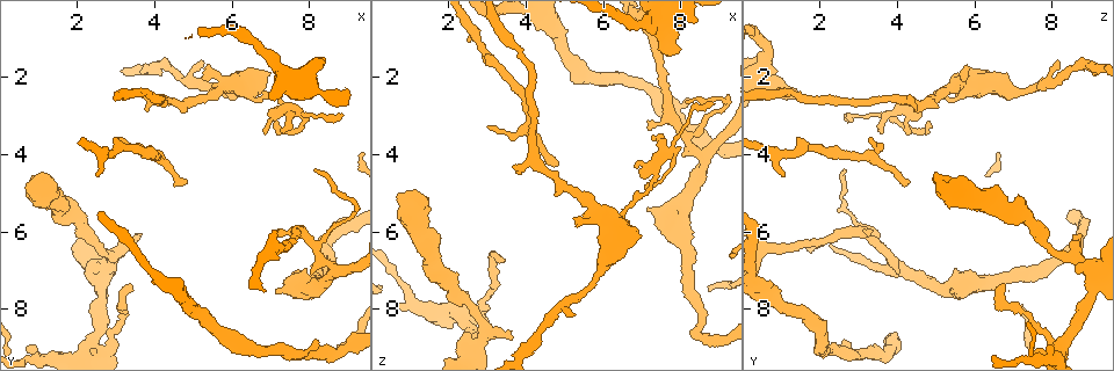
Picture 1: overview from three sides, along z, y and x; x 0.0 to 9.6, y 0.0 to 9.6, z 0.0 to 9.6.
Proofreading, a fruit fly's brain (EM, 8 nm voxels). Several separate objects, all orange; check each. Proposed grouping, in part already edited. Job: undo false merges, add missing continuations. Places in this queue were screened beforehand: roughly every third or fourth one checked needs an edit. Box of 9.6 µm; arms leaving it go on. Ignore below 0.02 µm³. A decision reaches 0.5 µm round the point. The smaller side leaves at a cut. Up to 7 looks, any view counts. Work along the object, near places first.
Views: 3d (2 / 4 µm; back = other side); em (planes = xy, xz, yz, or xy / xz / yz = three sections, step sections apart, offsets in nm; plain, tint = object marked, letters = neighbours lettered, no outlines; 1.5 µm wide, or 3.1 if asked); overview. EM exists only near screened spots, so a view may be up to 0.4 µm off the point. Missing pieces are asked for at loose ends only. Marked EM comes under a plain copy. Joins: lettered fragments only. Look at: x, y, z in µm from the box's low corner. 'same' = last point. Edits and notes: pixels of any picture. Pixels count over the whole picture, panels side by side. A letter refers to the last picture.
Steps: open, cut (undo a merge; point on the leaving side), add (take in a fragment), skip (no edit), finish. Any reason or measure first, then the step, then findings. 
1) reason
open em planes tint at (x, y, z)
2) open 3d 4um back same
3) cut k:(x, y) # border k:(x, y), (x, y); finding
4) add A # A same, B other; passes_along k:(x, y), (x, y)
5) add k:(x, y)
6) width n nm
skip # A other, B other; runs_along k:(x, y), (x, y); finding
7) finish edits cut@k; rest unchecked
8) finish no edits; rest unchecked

open 3d 2um back at (5.35, 1.75, 5.90)

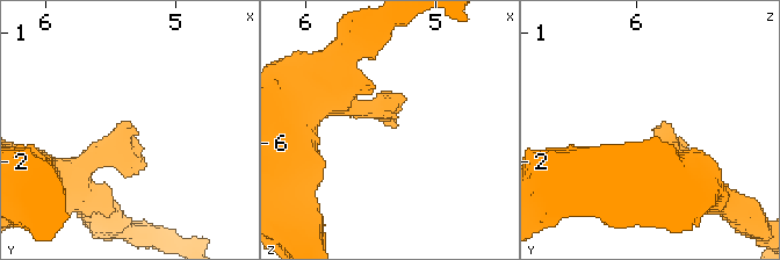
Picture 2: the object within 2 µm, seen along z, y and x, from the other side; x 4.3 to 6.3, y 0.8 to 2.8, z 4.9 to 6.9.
shape alone is not enough
open em xy step 8 letters at (5.32, 1.76, 5.88)

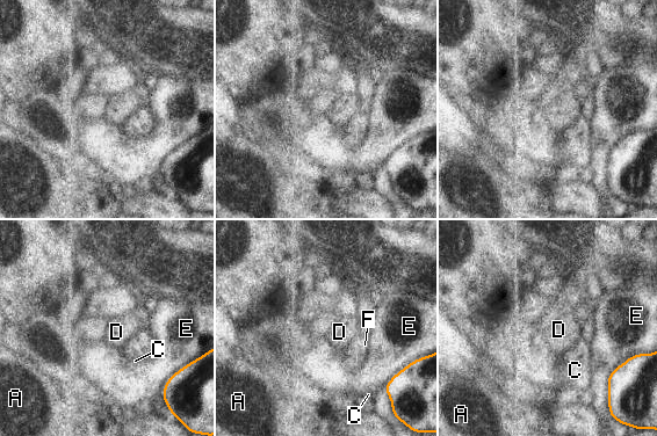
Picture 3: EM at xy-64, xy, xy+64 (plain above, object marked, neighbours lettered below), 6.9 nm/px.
open em planes letters same

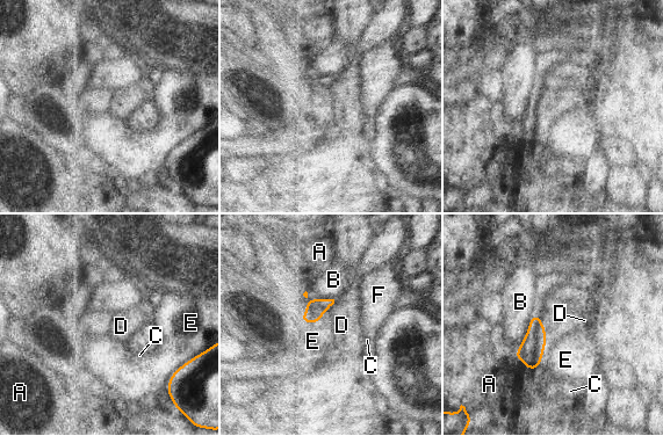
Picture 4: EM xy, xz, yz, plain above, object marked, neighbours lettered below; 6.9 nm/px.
skip # A other, B other, C other, D other, E other, F other; border 4:(547, 339), (541, 362), (535, 370); none of them fits

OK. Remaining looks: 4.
thin end
open em yz step 4 letters at (6.80, 3.45, 4.30)

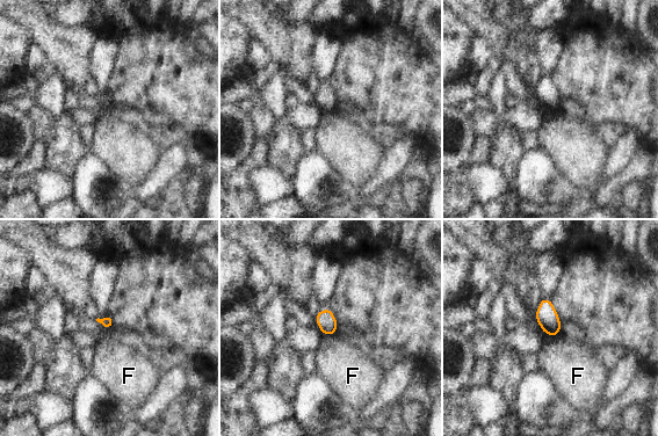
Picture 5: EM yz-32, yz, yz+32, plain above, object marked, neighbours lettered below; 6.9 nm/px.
width 80 nm
skip # F other; border 5:(559, 333), (548, 335); none of them fits

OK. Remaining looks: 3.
thin end
open em planes letters at (3.00, 3.50, 3.30)

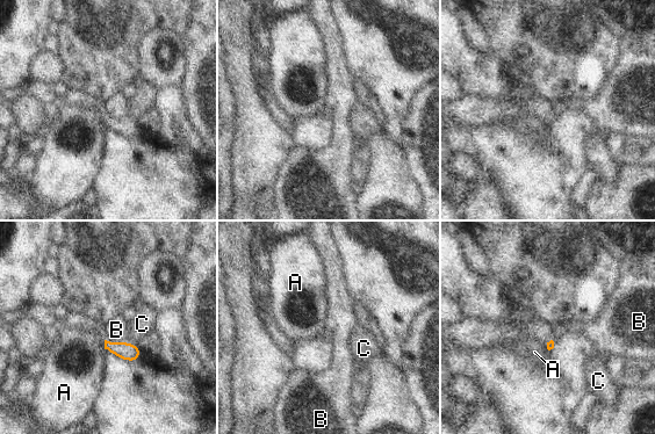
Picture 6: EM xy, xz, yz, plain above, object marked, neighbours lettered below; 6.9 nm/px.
skip # A other, B other, C other; border 6:(105, 339), (127, 342); no lettered fragment goes on from it

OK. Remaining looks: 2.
finish no edits; rest unchecked

